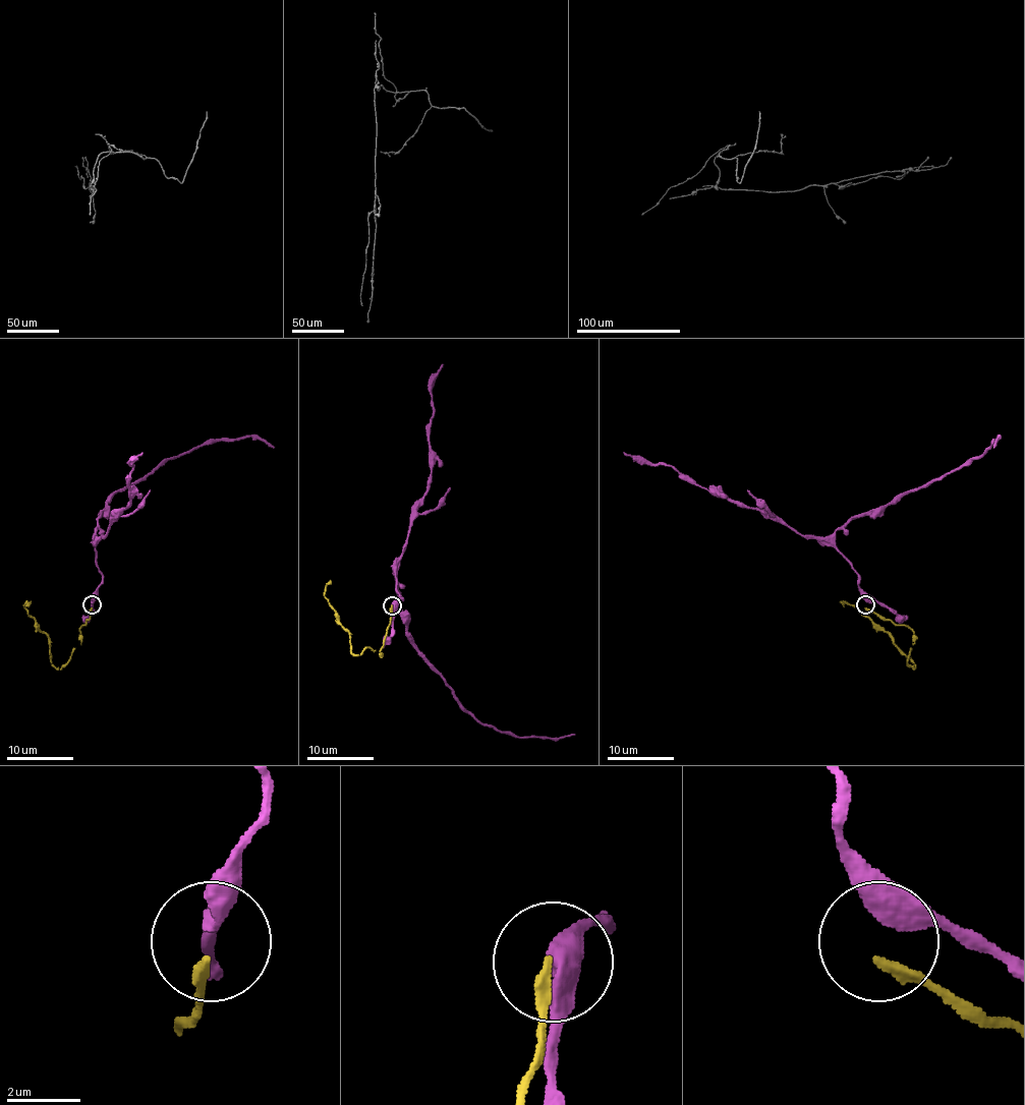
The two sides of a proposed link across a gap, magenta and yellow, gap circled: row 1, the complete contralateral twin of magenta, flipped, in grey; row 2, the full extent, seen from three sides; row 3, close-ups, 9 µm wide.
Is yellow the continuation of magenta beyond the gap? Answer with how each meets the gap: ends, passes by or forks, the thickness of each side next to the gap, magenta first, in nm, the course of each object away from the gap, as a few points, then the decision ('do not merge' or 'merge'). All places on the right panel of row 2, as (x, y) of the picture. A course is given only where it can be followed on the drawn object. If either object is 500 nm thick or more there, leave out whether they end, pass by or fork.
magenta passes by | yellow ends | 460/280 nm | magenta via (865, 601), (835, 533), (961, 469), (998, 435), (993, 448) | yellow via (865, 608), (905, 625), (913, 633), (907, 661), (913, 669), (894, 638), (857, 608), (840, 601) | do not merge

